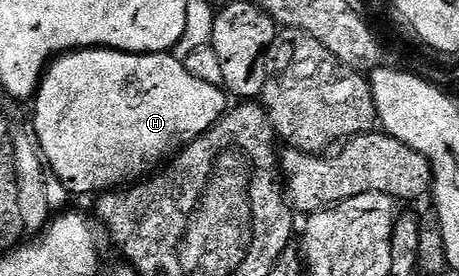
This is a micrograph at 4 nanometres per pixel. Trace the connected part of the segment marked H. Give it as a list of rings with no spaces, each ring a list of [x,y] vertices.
[[[101,47],[79,49],[59,56],[46,71],[33,102],[32,128],[42,145],[49,172],[74,193],[98,195],[153,174],[175,151],[185,150],[182,149],[185,145],[193,146],[195,139],[222,120],[228,109],[225,96],[219,86],[193,77],[185,64],[170,53],[129,54]]]

